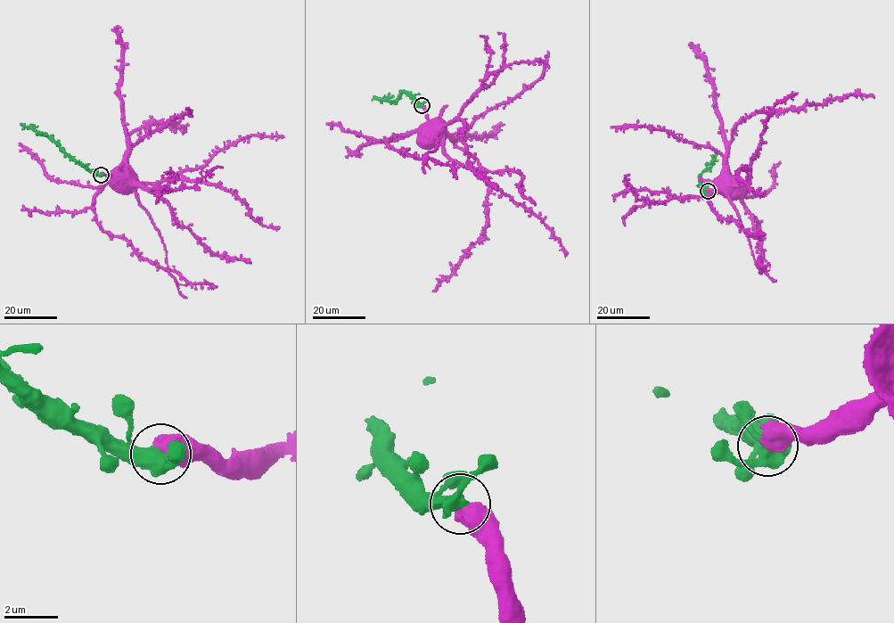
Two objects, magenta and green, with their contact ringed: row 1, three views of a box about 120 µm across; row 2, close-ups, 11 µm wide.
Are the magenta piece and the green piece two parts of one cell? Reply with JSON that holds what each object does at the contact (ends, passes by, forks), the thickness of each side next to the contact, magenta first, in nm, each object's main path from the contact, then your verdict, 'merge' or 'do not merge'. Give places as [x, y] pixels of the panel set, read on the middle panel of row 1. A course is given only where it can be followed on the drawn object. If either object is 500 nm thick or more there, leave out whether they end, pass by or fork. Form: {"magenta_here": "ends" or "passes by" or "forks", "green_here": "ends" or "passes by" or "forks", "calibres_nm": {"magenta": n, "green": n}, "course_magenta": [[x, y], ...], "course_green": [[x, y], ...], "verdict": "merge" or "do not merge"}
{"calibres_nm": {"magenta": 650, "green": 440}, "course_magenta": [[422, 106], [426, 118], [477, 160], [488, 186], [485, 233], [466, 249], [450, 275], [445, 277], [432, 291]], "course_green": [[422, 105], [402, 91], [390, 102], [373, 95]], "verdict": "merge"}

